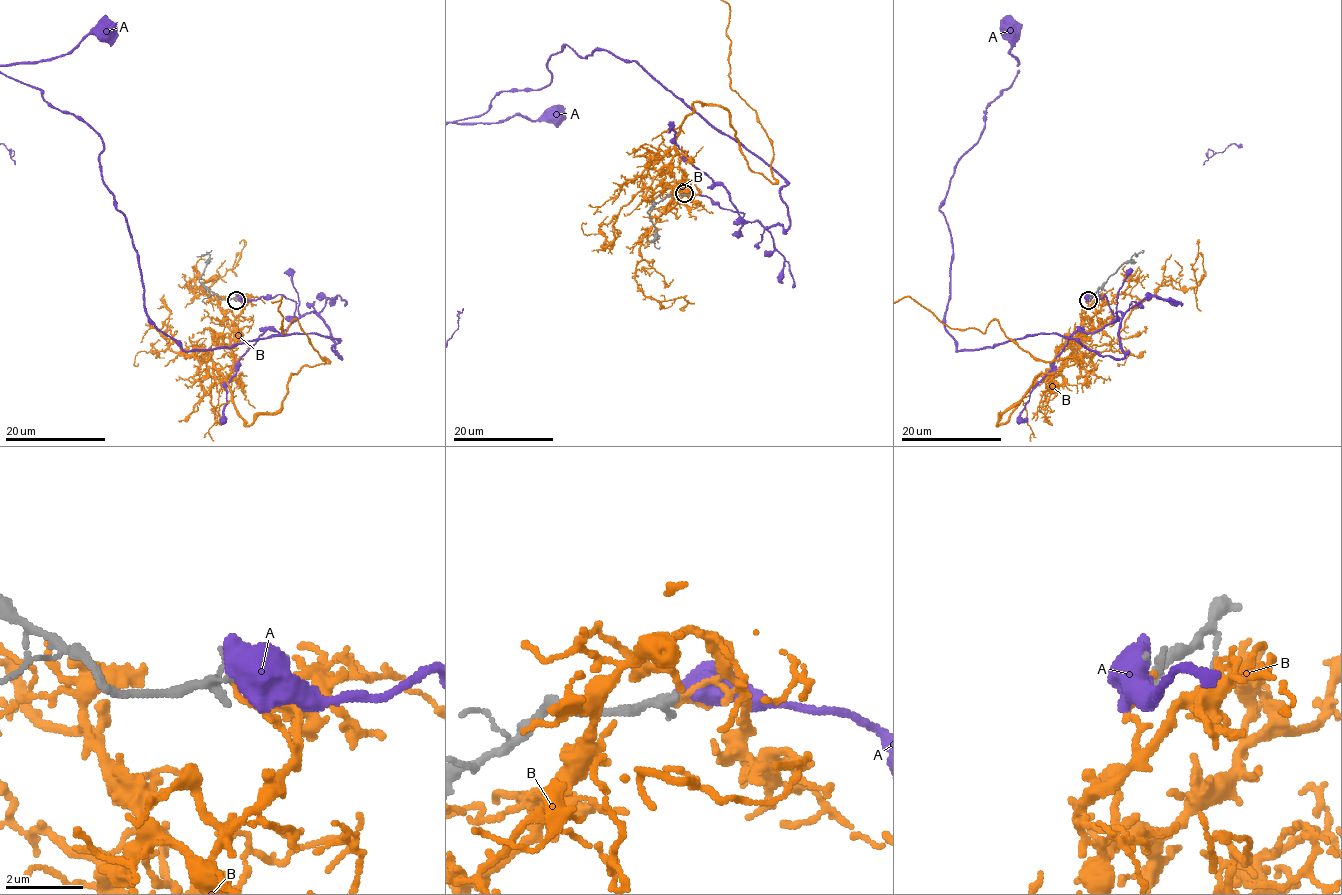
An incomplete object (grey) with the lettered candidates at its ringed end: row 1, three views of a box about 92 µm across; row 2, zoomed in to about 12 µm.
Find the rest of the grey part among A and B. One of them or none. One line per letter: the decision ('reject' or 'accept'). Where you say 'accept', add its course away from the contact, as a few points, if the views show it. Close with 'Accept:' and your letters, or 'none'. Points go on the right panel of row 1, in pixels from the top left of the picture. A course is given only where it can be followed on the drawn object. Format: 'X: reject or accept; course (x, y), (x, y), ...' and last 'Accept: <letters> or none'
A: reject
B: reject
Accept: none

